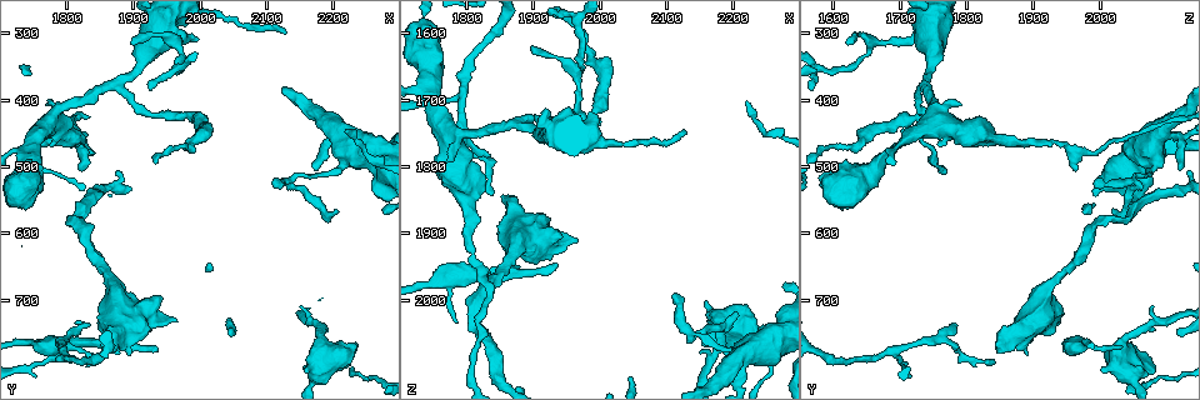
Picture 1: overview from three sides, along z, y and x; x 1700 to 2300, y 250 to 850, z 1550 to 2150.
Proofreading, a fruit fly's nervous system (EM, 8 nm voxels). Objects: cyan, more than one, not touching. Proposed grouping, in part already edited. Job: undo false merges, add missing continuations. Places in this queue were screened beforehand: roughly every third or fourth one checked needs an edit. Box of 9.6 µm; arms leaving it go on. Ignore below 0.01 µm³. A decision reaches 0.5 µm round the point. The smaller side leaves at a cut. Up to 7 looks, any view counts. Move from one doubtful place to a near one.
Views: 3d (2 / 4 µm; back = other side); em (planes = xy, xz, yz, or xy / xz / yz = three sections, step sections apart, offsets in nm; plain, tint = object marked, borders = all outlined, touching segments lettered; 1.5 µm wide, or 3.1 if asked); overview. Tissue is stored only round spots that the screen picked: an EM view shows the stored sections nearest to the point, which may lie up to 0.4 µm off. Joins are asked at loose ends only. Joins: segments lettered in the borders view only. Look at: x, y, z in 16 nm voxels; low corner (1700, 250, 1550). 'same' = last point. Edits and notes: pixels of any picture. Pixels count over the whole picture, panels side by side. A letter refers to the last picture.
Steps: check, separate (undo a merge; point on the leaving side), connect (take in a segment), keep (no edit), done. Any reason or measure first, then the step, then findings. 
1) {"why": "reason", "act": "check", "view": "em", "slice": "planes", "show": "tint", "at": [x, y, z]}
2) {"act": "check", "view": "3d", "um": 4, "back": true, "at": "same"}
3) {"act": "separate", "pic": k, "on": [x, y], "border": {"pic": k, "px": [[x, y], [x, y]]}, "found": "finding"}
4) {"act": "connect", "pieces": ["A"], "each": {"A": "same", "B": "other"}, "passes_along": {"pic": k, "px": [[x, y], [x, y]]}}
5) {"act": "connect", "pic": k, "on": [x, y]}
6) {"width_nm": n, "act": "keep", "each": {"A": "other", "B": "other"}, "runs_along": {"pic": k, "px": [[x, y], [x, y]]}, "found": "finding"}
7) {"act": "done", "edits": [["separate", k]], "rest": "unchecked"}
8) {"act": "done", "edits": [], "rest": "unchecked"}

{"why": "an open end", "act": "check", "view": "em", "slice": "planes", "show": "borders", "at": [1780, 770, 2035]}

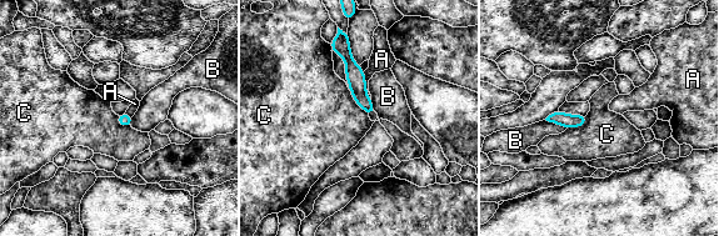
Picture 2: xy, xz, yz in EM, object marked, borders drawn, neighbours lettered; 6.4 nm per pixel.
{"width_nm": 80, "act": "keep", "each": {"A": "other", "B": "other", "C": "other"}, "found": "no lettered segment goes on from it"}

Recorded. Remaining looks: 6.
{"why": "free end", "act": "check", "view": "em", "slice": "planes", "show": "borders", "at": [1830, 740, 1785]}

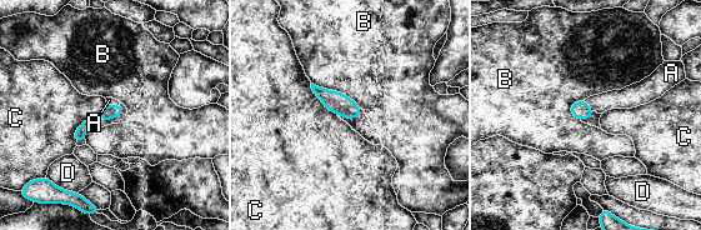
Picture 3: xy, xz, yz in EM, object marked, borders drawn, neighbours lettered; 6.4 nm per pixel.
{"act": "connect", "pic": 3, "on": [625, 98], "each": {"A": "same", "B": "other", "C": "other", "D": "other"}, "passes_along": {"pic": 3, "px": [[580, 110], [587, 105], [625, 98]]}, "found": "it goes on there"}

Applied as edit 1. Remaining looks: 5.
{"why": "calibre changes", "act": "check", "view": "em", "slice": "xz", "step": 8, "show": "tint", "at": [1860, 665, 1935]}

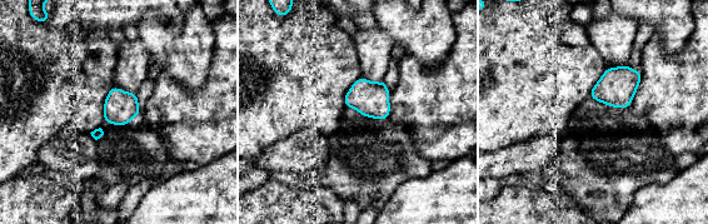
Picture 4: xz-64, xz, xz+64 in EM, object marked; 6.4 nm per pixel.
{"act": "check", "view": "em", "slice": "planes", "show": "borders", "at": "same"}

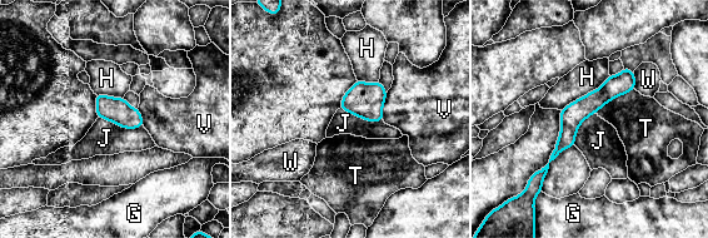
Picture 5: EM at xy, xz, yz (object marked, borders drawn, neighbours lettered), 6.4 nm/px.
{"act": "keep", "each": {"G": "other", "H": "other", "J": "other", "T": "other", "V": "other", "W": "other"}, "found": "all the same cell"}

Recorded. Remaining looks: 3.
{"act": "done", "edits": [["connect", 3]], "rest": "unchecked"}

